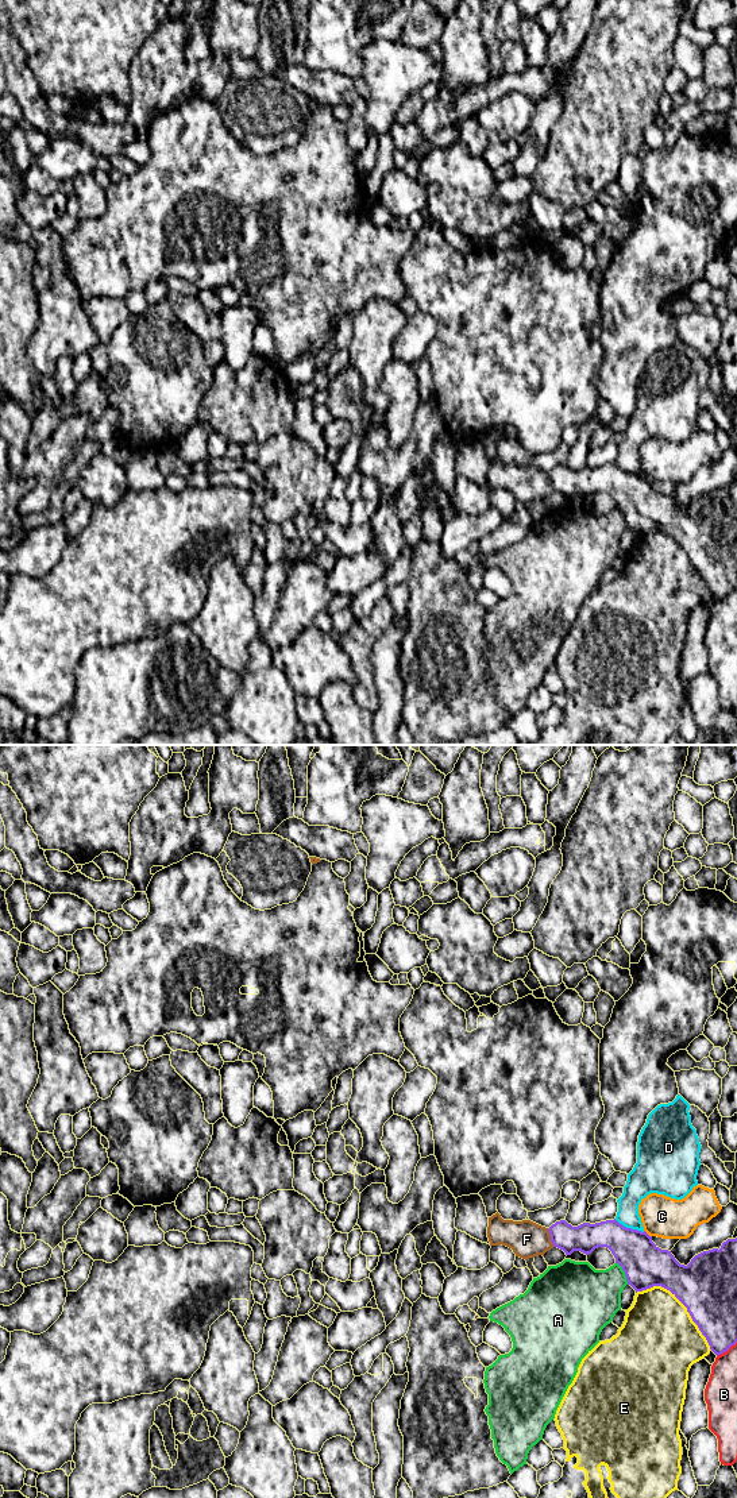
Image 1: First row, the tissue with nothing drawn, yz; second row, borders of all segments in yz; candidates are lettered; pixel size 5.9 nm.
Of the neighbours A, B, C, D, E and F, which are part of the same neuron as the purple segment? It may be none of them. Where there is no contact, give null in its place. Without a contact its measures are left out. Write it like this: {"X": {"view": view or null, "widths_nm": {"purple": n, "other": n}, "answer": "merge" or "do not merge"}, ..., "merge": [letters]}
{"A": {"view": "yz", "widths_nm": {"purple": 260, "other": 340}, "answer": "do not merge"}, "B": {"view": "yz", "widths_nm": {"purple": 280, "other": 190}, "answer": "do not merge"}, "C": {"view": "yz", "widths_nm": {"purple": 260, "other": 240}, "answer": "do not merge"}, "D": {"view": "yz", "widths_nm": {"purple": 260, "other": 140}, "answer": "do not merge"}, "E": {"view": "yz", "widths_nm": {"purple": 360, "other": 460}, "answer": "do not merge"}, "F": {"view": "yz", "widths_nm": {"purple": 170, "other": 220}, "answer": "merge"}, "merge": ["F"]}

